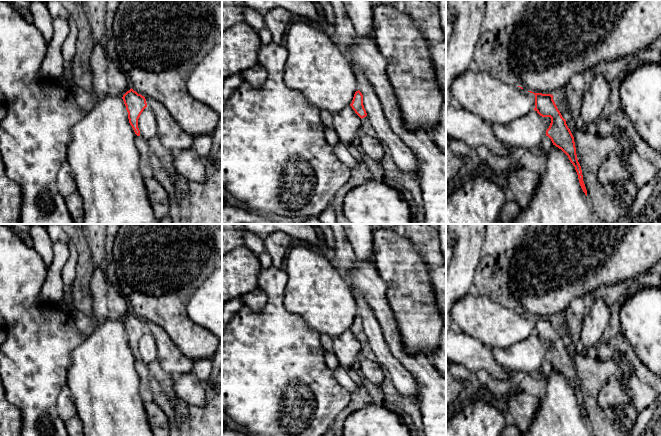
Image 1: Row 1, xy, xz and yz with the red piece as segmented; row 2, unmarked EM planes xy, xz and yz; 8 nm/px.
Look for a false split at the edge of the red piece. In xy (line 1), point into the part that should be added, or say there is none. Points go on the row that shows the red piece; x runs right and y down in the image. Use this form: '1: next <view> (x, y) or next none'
1: next none

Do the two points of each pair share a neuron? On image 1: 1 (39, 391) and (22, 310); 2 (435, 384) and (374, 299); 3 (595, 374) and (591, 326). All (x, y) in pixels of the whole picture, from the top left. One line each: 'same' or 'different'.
1: same
2: same
3: different

